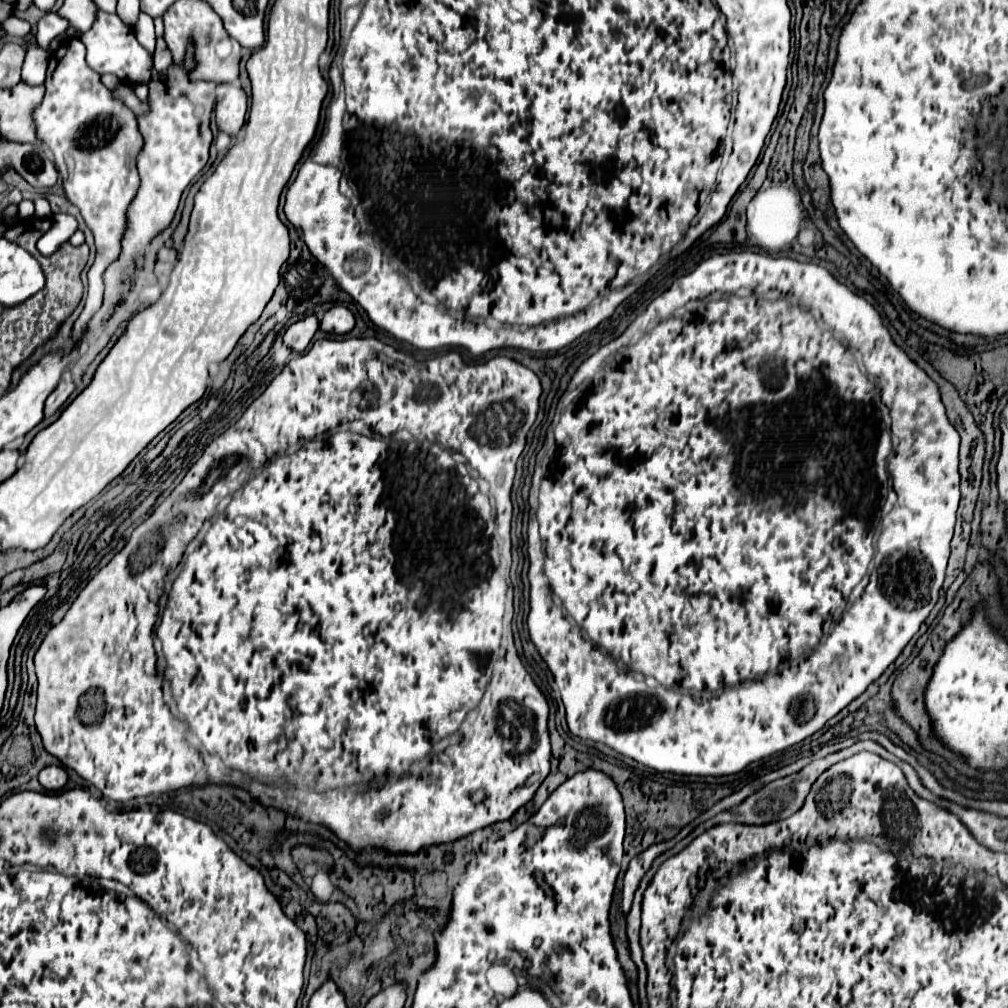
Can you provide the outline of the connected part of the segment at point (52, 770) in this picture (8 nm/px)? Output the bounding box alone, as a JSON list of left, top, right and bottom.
[38,766,68,790]

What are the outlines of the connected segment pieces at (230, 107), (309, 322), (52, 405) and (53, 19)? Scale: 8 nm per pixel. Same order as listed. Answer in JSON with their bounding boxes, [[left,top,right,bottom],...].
[[216,84,246,138],[284,316,320,352],[44,382,74,420],[36,14,68,52]]

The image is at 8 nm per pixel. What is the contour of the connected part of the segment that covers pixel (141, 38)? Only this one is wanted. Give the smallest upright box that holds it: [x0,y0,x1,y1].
[134,12,154,54]

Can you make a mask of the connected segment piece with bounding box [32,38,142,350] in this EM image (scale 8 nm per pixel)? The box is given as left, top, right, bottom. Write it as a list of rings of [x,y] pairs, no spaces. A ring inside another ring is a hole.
[[[70,38],[56,52],[52,52],[44,86],[46,86],[46,94],[44,94],[40,106],[36,106],[34,114],[32,114],[34,126],[36,126],[36,134],[38,134],[38,140],[44,142],[52,150],[54,164],[56,164],[58,172],[62,174],[66,198],[74,206],[78,206],[84,222],[88,224],[88,228],[94,234],[96,250],[98,250],[96,252],[96,260],[94,260],[92,268],[88,270],[86,306],[84,306],[80,318],[74,322],[72,336],[68,340],[68,350],[74,350],[80,344],[80,338],[86,332],[88,322],[100,310],[100,306],[104,302],[104,280],[102,280],[102,274],[106,272],[106,268],[112,262],[118,260],[118,254],[122,252],[122,234],[126,232],[126,210],[128,210],[130,202],[134,200],[134,194],[138,192],[138,186],[140,186],[136,158],[138,158],[138,150],[142,150],[142,134],[140,134],[140,130],[136,126],[138,122],[136,122],[136,116],[132,114],[132,110],[126,108],[122,100],[114,98],[112,90],[108,90],[100,82],[100,74],[96,74],[86,64],[86,48],[76,38]]]

